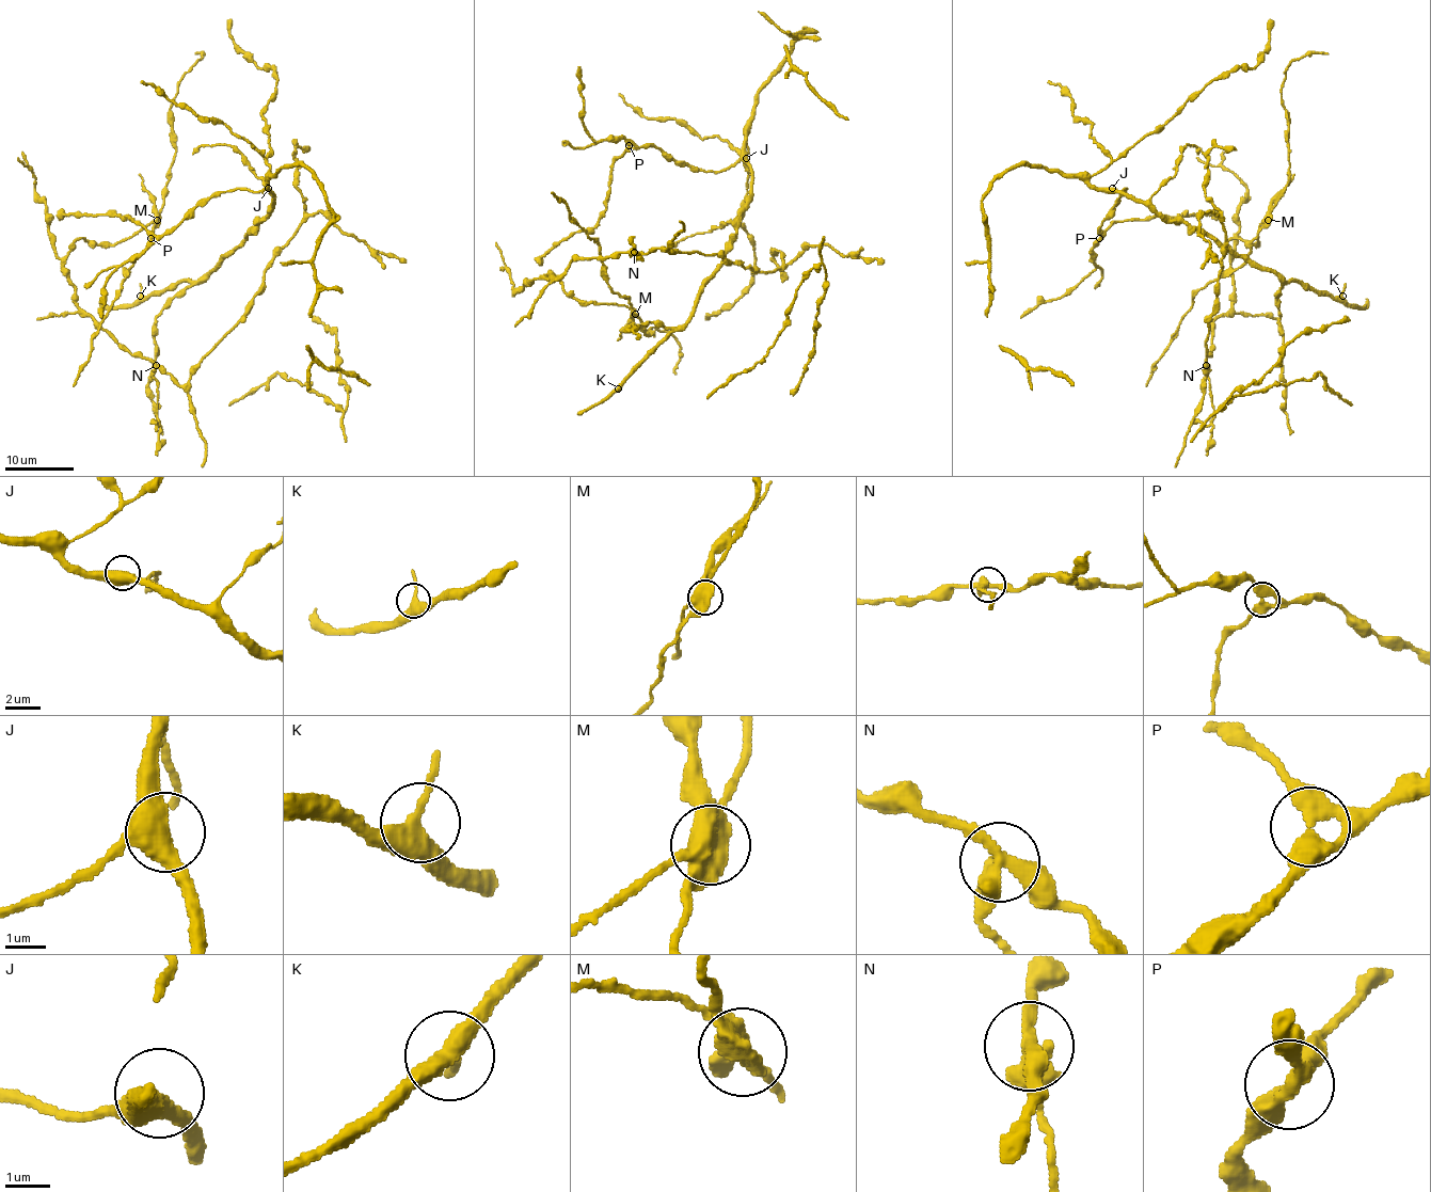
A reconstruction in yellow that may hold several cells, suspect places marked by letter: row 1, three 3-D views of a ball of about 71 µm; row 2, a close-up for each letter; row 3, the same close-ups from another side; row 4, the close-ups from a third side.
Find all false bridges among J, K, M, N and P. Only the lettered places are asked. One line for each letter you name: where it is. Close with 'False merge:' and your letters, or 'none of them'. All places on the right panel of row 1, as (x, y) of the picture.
M: place (1268, 220)
N: place (1206, 365)
False merge: M, N

